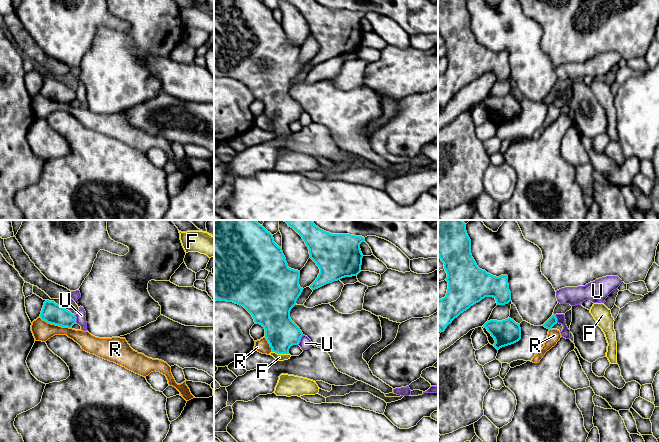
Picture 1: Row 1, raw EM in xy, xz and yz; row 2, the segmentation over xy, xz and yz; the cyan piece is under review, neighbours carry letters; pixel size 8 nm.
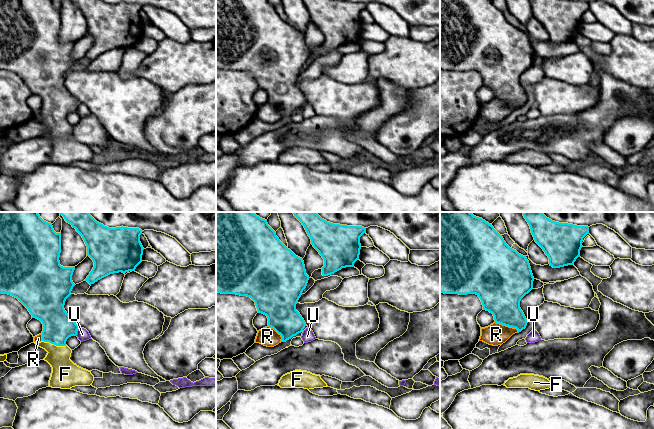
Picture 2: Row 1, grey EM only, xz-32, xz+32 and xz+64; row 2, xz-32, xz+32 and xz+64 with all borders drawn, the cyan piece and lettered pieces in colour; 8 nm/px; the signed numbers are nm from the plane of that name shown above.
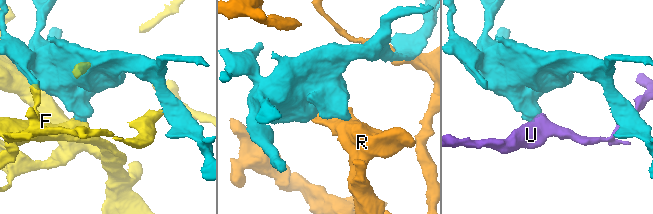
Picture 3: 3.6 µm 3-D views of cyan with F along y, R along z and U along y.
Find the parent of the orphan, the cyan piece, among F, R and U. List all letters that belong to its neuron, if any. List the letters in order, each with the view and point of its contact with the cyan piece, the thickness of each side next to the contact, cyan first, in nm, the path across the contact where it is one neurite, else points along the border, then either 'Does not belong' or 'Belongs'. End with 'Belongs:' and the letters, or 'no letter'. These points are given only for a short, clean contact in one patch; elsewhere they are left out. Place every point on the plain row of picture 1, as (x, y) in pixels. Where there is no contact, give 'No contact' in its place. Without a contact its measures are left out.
F: Touches cyan at xz (280, 129). Thickness 260 nm (cyan) against 60 nm. Path across: xz (281, 108), (280, 129), (279, 133). Belongs
R: Touches cyan at xy (55, 100). Thickness 170 nm (cyan) against 160 nm. Boundary: xy (40, 92), (47, 98), (70, 104). Does not belong
U: Touches cyan at xz (299, 116). Thickness 260 nm (cyan) against 100 nm. Boundary: xz (303, 111), (297, 120). Does not belong
Belongs: F

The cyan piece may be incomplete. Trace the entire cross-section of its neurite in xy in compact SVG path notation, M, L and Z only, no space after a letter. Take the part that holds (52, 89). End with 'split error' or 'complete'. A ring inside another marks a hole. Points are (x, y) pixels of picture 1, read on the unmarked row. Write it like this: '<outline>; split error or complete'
M54 77L44 78L40 93L47 99L71 104L76 100L76 92L70 87L56 80Z; complete

